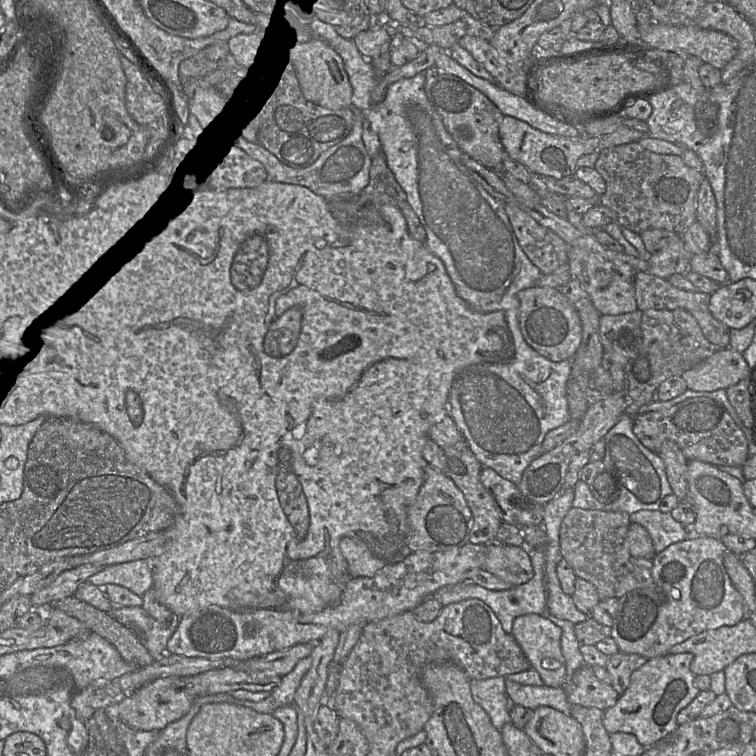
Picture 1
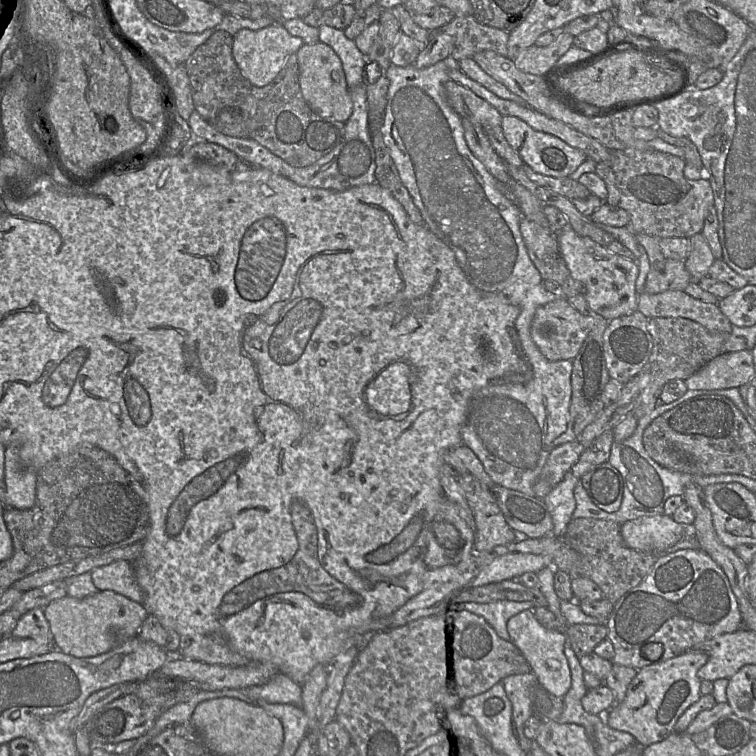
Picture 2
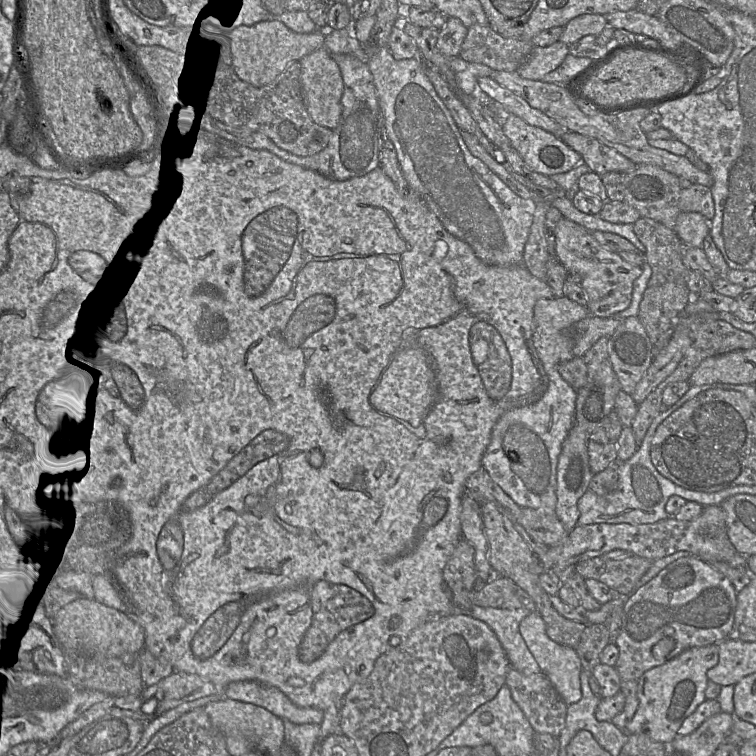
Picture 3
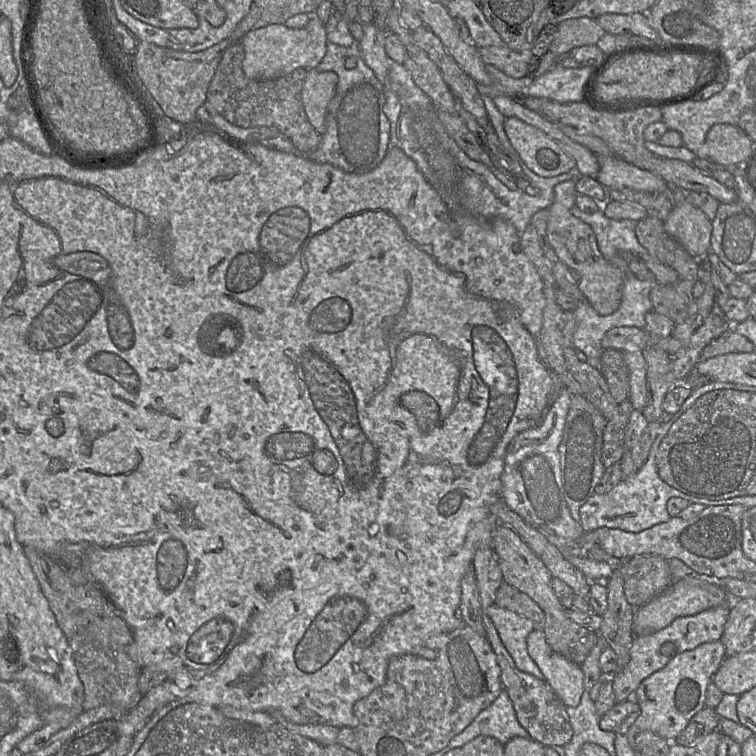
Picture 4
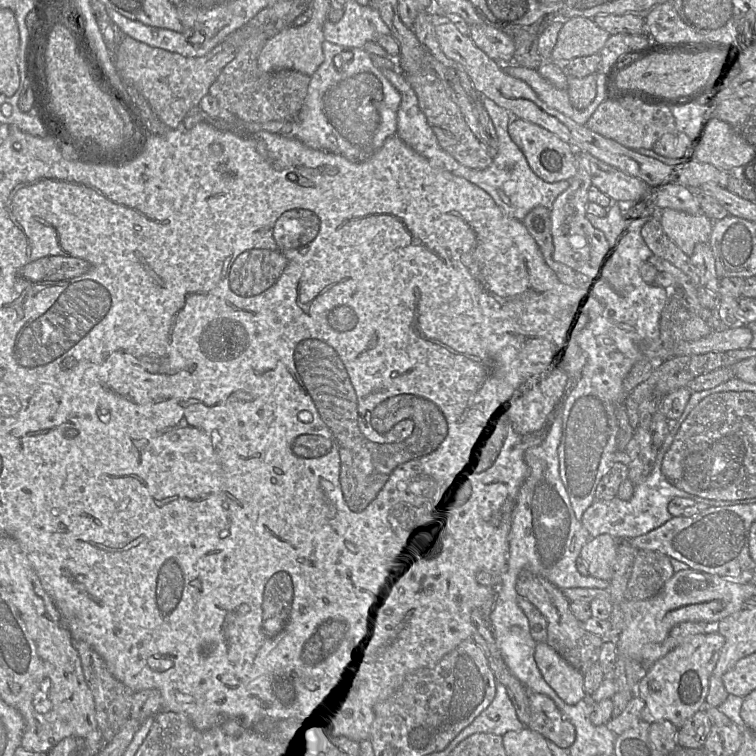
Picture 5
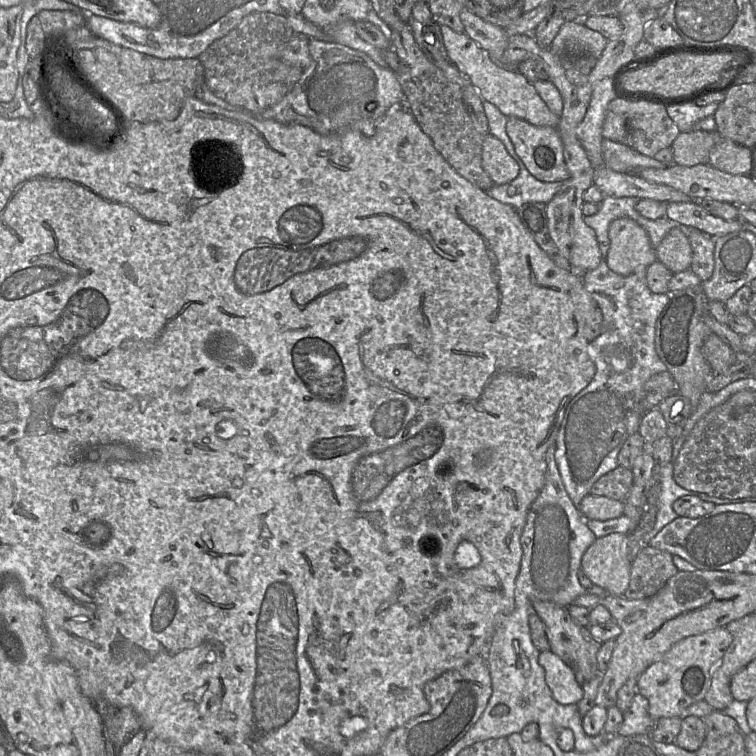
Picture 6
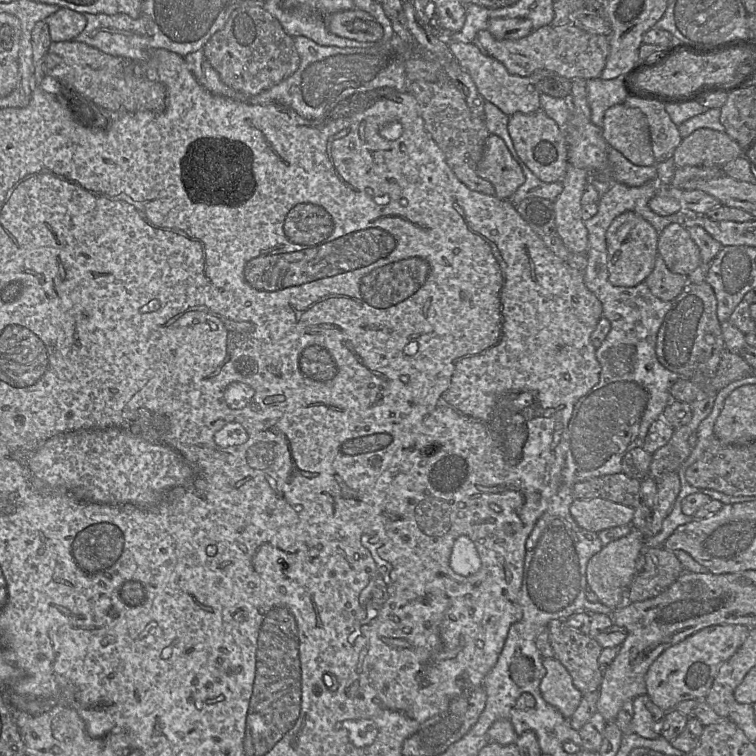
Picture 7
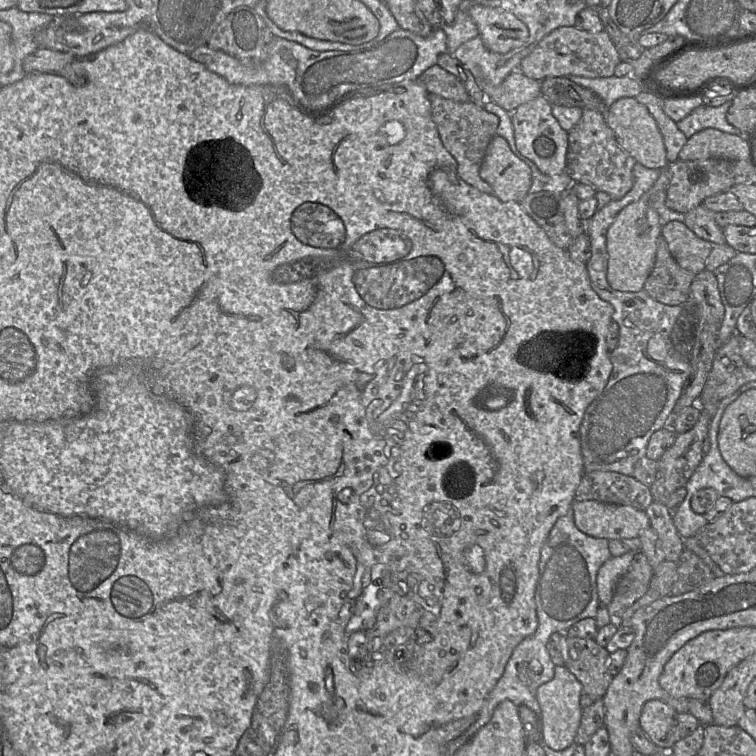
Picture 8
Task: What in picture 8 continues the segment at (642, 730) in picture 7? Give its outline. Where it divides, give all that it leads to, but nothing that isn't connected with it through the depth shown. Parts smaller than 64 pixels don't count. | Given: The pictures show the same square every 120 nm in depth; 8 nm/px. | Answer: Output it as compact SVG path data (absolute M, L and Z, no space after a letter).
M659 699L647 701L640 716L640 727L660 750L672 750L681 738L678 733L677 712Z

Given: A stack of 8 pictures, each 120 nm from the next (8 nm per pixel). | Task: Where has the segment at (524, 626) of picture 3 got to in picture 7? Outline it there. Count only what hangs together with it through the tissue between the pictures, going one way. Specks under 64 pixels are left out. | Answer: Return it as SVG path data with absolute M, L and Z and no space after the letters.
M544 658L543 666L546 675L540 684L541 695L570 720L580 705L583 694L574 686L572 676L556 658Z

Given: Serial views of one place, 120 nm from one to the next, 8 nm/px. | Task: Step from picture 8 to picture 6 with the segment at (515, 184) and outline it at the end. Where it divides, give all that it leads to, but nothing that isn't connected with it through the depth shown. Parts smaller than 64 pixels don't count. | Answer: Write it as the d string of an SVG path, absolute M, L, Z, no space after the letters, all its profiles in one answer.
M487 134L483 140L482 166L495 184L506 184L519 174L519 166L501 140Z

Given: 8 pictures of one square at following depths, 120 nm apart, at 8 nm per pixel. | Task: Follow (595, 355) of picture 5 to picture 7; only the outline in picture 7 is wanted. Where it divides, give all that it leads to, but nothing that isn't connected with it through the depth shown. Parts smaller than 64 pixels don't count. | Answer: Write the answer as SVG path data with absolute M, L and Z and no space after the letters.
M658 180L648 181L641 186L629 186L612 182L609 189L598 201L597 213L584 221L588 230L587 267L583 272L584 284L602 304L602 316L610 322L610 331L602 345L596 349L596 358L601 365L600 378L587 394L574 406L567 428L567 451L563 468L563 481L572 487L593 477L622 472L622 459L625 454L642 447L651 424L662 417L662 413L672 401L670 388L680 376L666 369L656 356L656 340L663 319L671 307L671 301L663 301L654 296L643 281L633 287L614 286L609 281L607 269L606 231L611 222L625 211L634 211L644 217L660 233L671 223L683 224L684 211L661 216L651 210L648 203L659 191Z

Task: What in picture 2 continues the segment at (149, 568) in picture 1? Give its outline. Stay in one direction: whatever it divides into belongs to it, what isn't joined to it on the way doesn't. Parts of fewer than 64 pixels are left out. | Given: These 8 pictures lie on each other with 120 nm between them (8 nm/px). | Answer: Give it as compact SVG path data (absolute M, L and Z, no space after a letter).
M118 560L91 571L92 583L98 591L111 590L143 604L144 595L136 582L133 563Z

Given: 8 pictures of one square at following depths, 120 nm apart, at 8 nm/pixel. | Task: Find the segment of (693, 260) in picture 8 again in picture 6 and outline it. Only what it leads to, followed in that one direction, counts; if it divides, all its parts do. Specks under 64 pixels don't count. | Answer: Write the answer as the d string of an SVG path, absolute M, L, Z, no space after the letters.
M676 226L672 228L661 240L660 244L656 248L656 256L657 260L660 261L663 265L665 265L673 274L681 271L688 270L691 266L692 262L692 248L689 243L689 238L686 234L686 229L695 229L695 228L682 228L680 226Z

